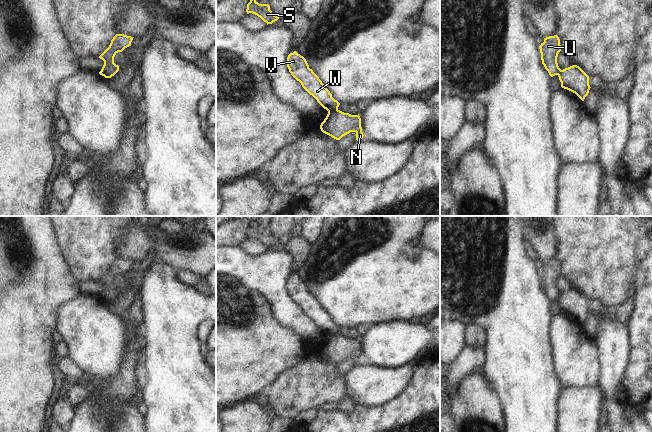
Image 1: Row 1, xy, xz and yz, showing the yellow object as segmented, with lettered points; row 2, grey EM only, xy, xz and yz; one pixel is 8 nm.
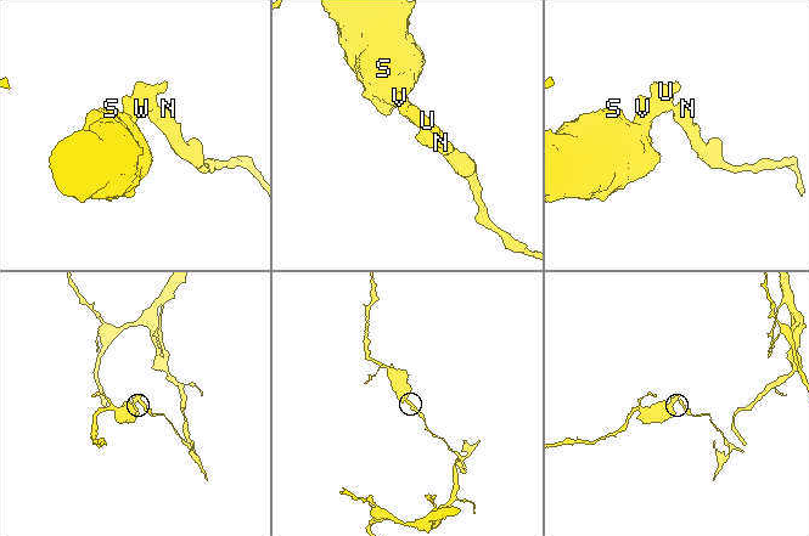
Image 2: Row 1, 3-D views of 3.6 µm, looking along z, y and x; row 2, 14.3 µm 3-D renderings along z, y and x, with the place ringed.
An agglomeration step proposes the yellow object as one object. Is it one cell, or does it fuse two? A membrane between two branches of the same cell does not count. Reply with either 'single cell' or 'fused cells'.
fused cells

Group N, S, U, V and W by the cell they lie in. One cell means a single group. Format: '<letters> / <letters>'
N / S U V W

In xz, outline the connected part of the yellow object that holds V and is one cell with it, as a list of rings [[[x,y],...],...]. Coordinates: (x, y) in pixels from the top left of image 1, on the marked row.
[[[296,51],[287,57],[287,67],[291,75],[312,95],[328,112],[336,111],[340,103],[332,97],[319,77],[309,68],[306,59]]]

